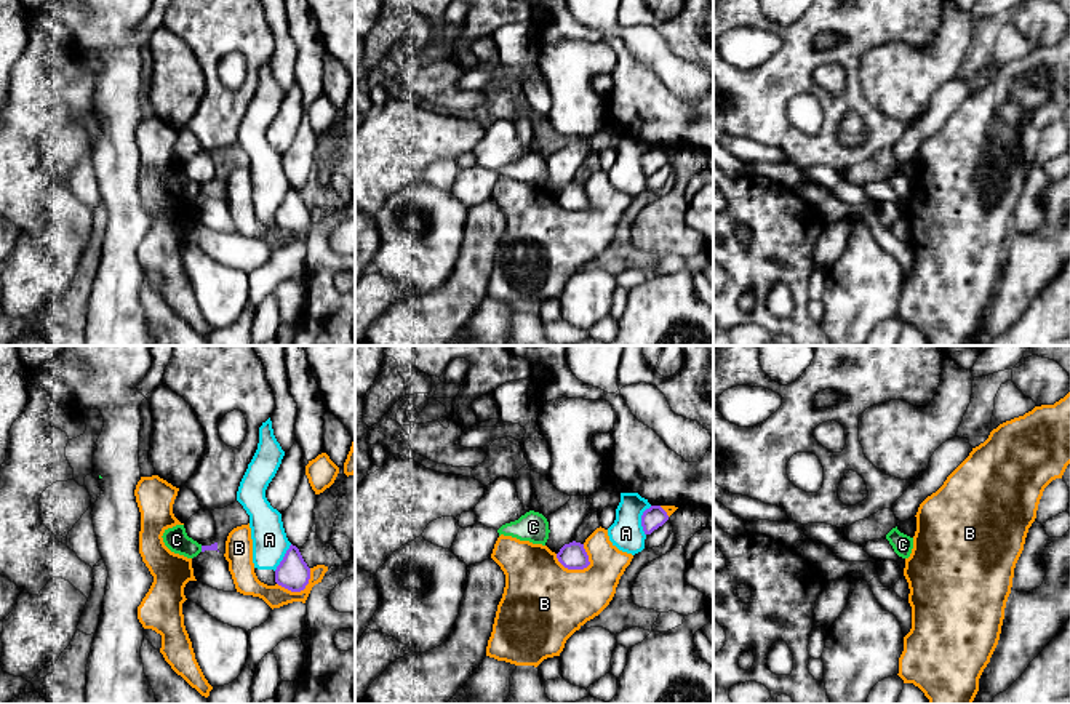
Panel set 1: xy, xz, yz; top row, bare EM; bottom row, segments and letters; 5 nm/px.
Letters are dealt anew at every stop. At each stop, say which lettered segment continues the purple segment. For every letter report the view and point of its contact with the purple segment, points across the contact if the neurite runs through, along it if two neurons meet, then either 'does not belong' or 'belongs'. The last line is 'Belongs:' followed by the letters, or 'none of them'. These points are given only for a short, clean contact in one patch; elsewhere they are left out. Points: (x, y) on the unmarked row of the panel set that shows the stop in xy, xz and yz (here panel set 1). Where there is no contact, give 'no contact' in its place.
A: meets purple in xz at (642, 162); does not belong
B: meets purple in xz at (571, 210); does not belong
C: meets purple in xy at (202, 191); border along xy (200, 188), (202, 192); does not belong
Belongs: none of them

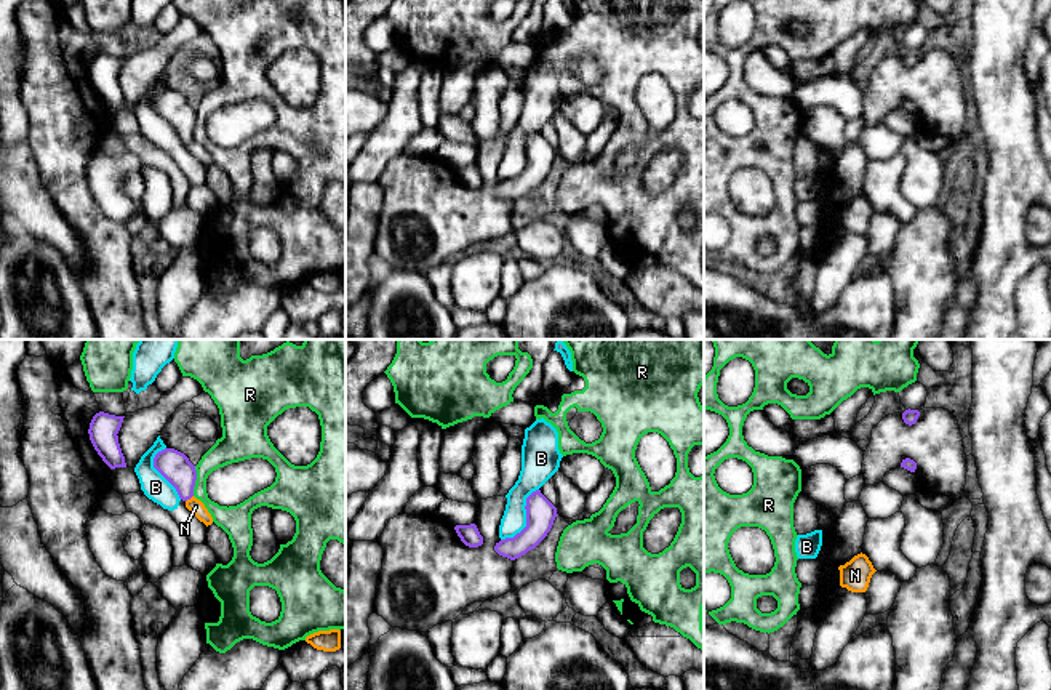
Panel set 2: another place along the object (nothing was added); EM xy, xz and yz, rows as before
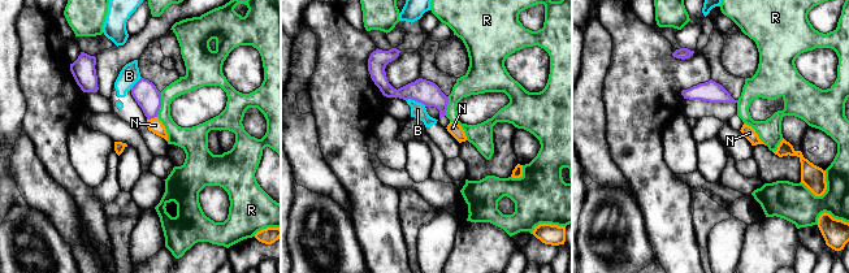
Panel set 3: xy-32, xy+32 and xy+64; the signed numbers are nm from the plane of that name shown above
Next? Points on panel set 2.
B: meets purple in xz at (527, 160); does not belong
N: meets purple in xy at (189, 140); border along xy (192, 136), (186, 143); does not belong
R: meets purple in xy at (195, 120); does not belong
Belongs: none of them

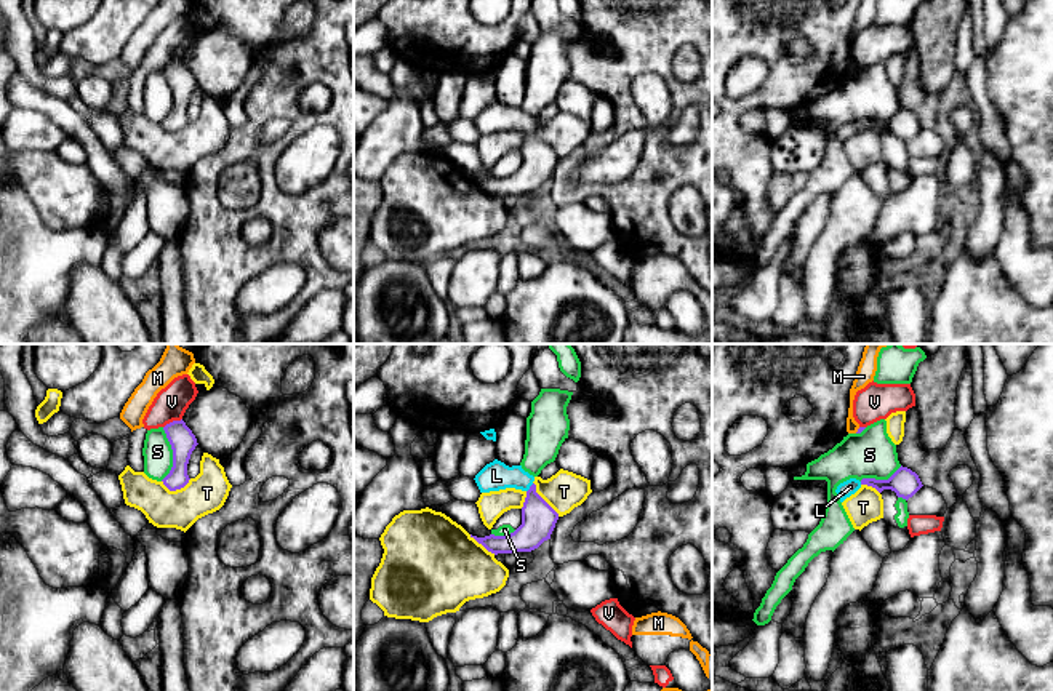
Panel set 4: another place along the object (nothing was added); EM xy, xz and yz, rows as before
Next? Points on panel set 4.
L: meets purple in xz at (530, 130); runs through xz (538, 160), (530, 130), (516, 119), (496, 117); belongs
M: meets purple in yz at (858, 72); border along yz (860, 69), (855, 74); does not belong
S: meets purple in xy at (173, 96); does not belong
T: meets purple in xz at (543, 141); does not belong
V: meets purple in xy at (172, 64); border along xy (181, 59), (164, 69); does not belong
Belongs: L

